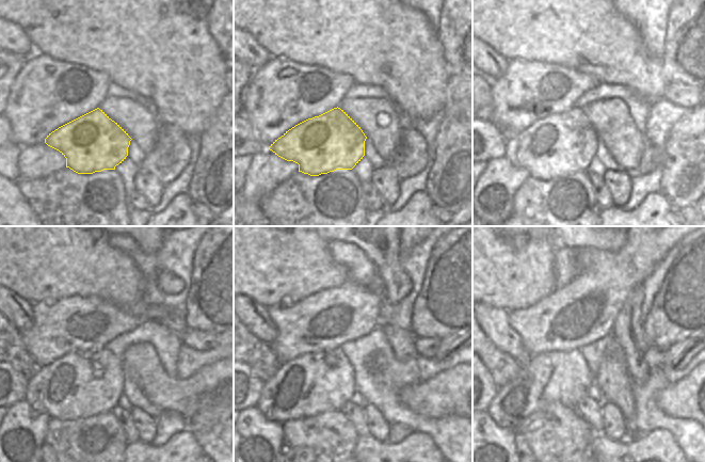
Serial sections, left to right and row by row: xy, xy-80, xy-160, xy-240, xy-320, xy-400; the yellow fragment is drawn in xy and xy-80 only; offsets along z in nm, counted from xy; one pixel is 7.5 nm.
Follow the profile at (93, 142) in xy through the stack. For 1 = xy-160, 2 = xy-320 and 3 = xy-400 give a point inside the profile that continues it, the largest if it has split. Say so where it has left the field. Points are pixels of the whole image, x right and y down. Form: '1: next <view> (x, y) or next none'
1: next xy-160 (561, 144)
2: next xy-320 (313, 383)
3: next xy-400 (563, 377)

